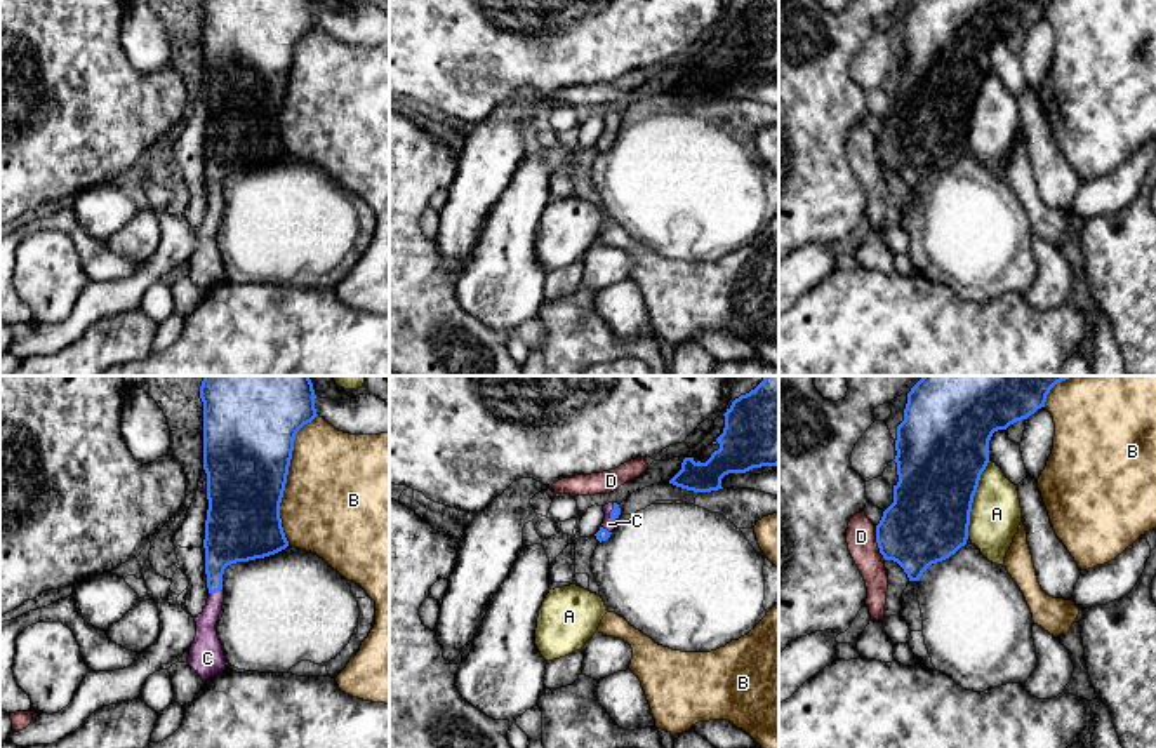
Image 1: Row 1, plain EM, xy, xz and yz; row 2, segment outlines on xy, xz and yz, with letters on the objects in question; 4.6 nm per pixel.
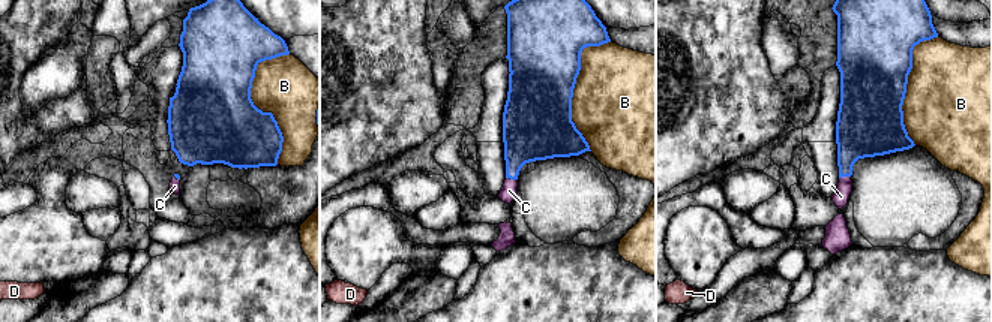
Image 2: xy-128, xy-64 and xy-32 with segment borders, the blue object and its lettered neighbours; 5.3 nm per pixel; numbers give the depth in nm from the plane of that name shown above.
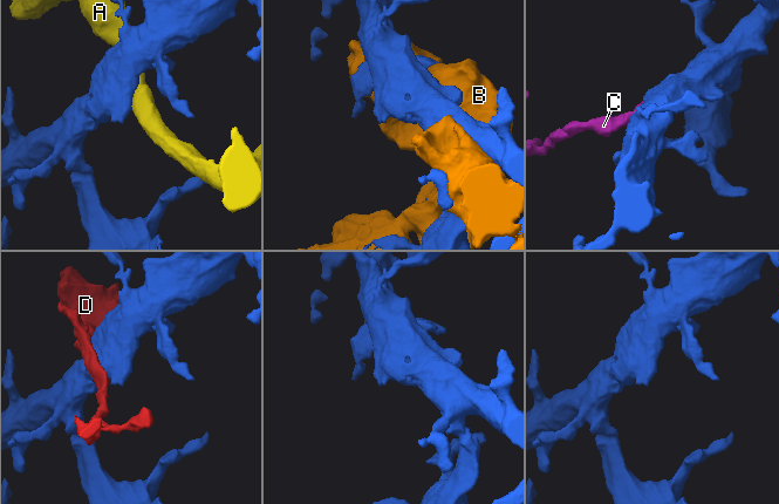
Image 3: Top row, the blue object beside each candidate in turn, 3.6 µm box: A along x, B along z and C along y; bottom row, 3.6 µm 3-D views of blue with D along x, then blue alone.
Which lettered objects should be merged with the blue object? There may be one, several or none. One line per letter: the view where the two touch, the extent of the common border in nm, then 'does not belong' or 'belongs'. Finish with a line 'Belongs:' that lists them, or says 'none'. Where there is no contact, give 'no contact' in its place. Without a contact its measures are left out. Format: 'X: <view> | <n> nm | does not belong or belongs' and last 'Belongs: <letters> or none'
A: yz | 360 nm | does not belong
B: xy | 600 nm | does not belong
C: xy | 70 nm | belongs
D: yz | 160 nm | does not belong
Belongs: C

